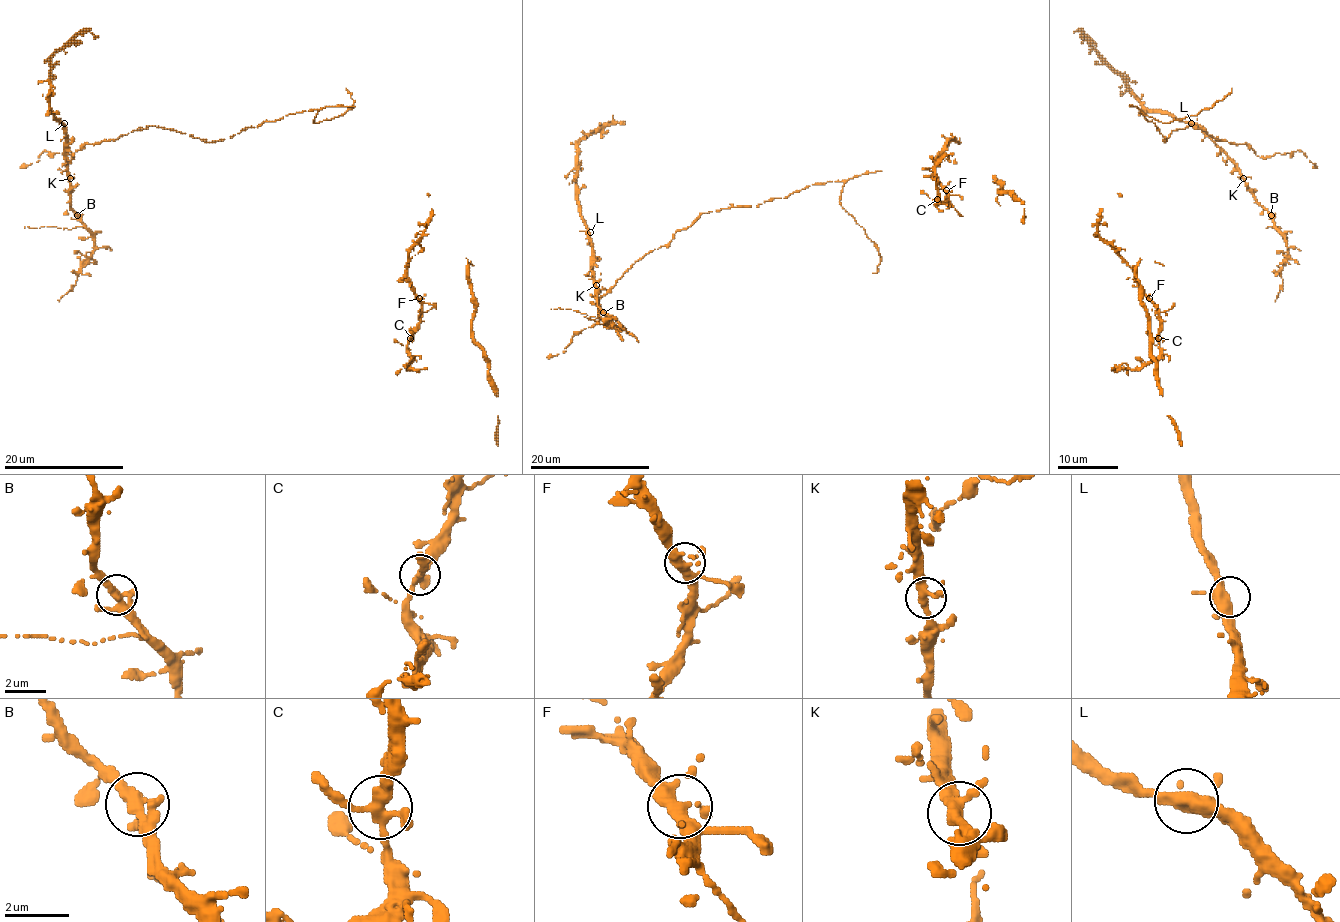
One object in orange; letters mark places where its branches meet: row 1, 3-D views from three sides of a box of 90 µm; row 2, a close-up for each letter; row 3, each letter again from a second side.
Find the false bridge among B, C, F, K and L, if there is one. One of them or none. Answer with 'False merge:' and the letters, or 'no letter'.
False merge: no letter

